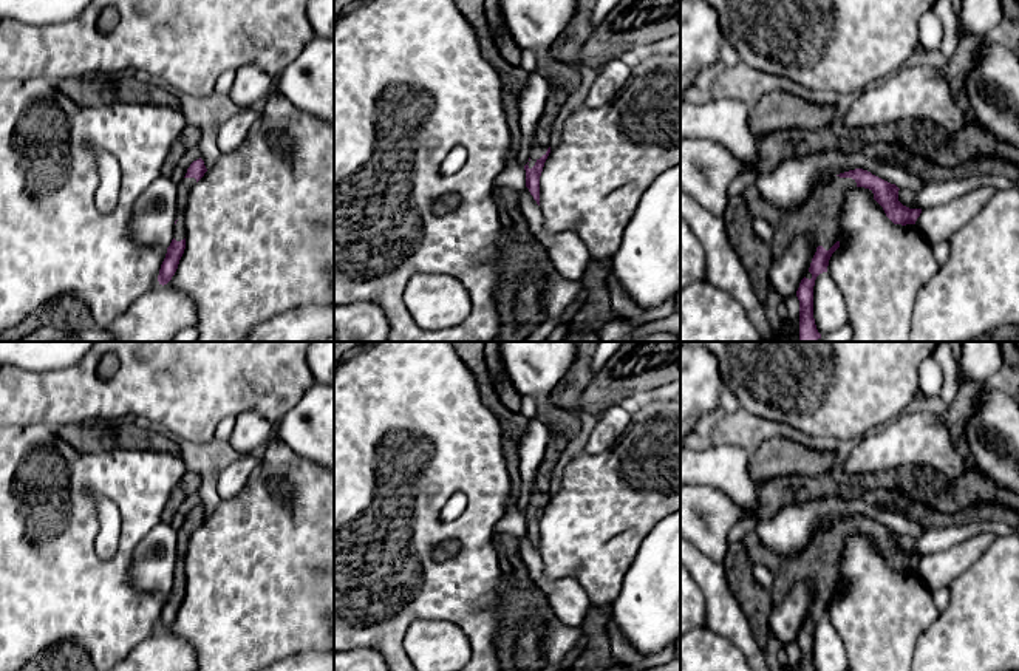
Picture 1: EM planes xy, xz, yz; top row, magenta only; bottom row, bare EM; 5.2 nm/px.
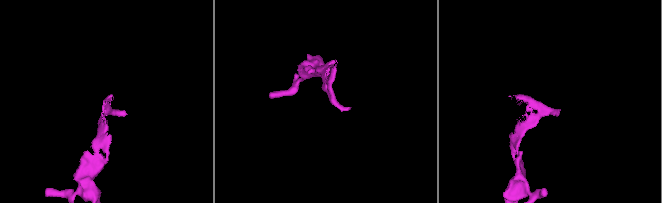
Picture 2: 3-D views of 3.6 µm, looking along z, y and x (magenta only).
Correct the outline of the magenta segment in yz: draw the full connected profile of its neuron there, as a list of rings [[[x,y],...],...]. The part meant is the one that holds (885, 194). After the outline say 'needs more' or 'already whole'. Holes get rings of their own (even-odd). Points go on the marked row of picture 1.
[[[855,169],[832,176],[815,187],[810,195],[793,207],[781,209],[764,199],[758,186],[744,190],[748,213],[765,218],[773,227],[772,254],[779,258],[793,238],[813,235],[816,252],[809,272],[812,278],[803,278],[796,291],[799,300],[799,340],[823,342],[813,318],[813,286],[820,274],[827,272],[832,254],[840,247],[840,215],[844,195],[852,187],[864,187],[874,193],[874,199],[883,207],[894,224],[915,224],[922,209],[909,209],[898,201],[898,187],[867,170]]]; needs more

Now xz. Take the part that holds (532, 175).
[[[549,90],[543,116],[538,121],[537,133],[533,138],[533,145],[530,148],[529,162],[524,165],[526,170],[526,187],[530,195],[540,206],[540,176],[544,167],[544,162],[550,153],[549,136],[552,130],[552,124],[566,100],[566,94],[560,90]]]; needs more

